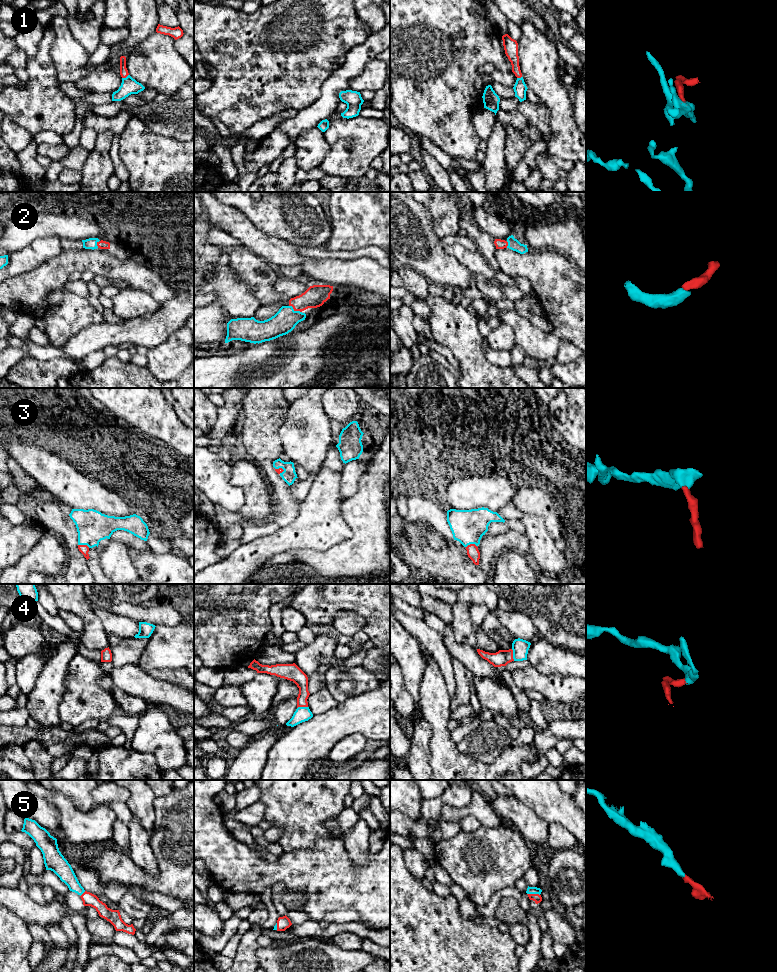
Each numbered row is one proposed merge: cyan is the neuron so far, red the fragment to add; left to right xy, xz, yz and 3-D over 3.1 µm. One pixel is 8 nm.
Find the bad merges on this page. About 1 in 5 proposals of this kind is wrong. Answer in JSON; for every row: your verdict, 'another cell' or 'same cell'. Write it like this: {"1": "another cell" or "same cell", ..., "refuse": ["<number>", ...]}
{"1": "same cell", "2": "same cell", "3": "same cell", "4": "same cell", "5": "same cell", "refuse": []}

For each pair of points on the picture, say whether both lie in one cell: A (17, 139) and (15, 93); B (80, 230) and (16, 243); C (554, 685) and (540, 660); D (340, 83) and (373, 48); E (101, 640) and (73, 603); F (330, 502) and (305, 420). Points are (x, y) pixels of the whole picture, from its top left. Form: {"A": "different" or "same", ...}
{"A": "different", "B": "same", "C": "different", "D": "same", "E": "same", "F": "different"}

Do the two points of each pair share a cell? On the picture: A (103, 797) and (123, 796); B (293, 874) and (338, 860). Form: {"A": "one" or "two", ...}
{"A": "one", "B": "one"}

